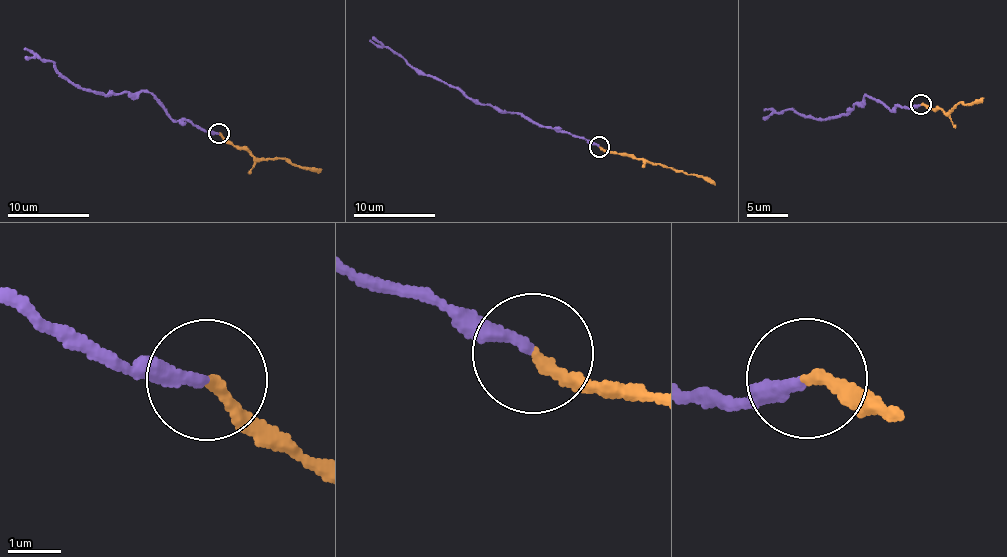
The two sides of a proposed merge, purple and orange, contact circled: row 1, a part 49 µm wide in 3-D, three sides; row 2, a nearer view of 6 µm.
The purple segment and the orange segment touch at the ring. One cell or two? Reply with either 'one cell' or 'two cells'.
one cell

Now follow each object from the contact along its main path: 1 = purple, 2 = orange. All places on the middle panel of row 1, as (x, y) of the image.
1: (600, 146), (516, 112), (500, 112), (489, 104), (469, 100), (459, 90), (420, 71), (369, 40)
2: (600, 146), (644, 162), (706, 176), (714, 185)

